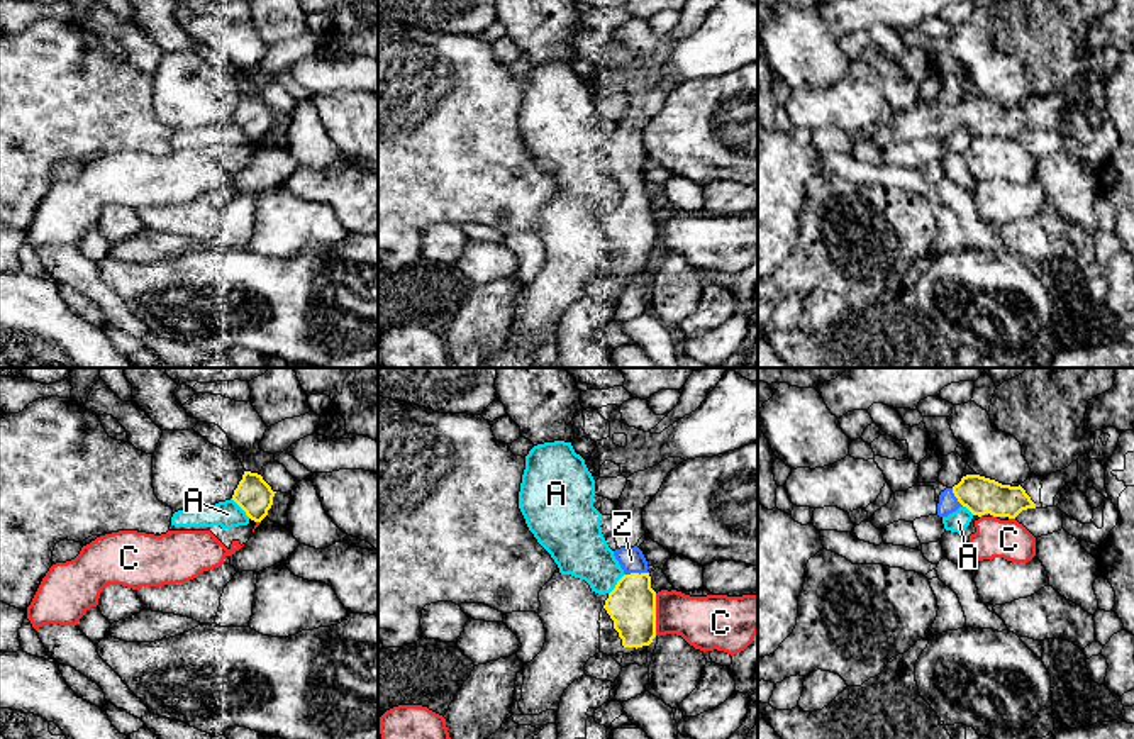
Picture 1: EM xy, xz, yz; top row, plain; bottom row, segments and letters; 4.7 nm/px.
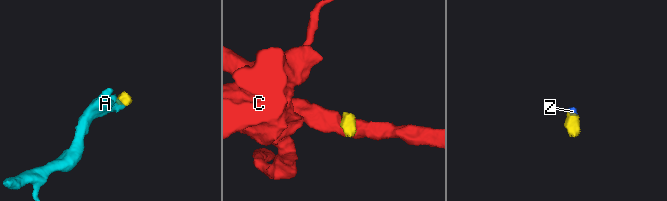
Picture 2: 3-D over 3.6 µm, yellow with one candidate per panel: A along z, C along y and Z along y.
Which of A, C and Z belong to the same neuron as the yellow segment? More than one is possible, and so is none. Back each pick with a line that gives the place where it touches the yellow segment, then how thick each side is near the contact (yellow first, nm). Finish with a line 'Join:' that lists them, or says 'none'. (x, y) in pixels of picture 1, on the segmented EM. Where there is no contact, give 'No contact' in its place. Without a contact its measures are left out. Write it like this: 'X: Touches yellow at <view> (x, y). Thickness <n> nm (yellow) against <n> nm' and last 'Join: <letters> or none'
Z: Touches yellow at xz (636, 573). Thickness 220 nm (yellow) against 120 nm
Join: Z

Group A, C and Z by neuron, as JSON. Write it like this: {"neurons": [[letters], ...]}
{"neurons": [["A"], ["C"], ["Z"]]}

